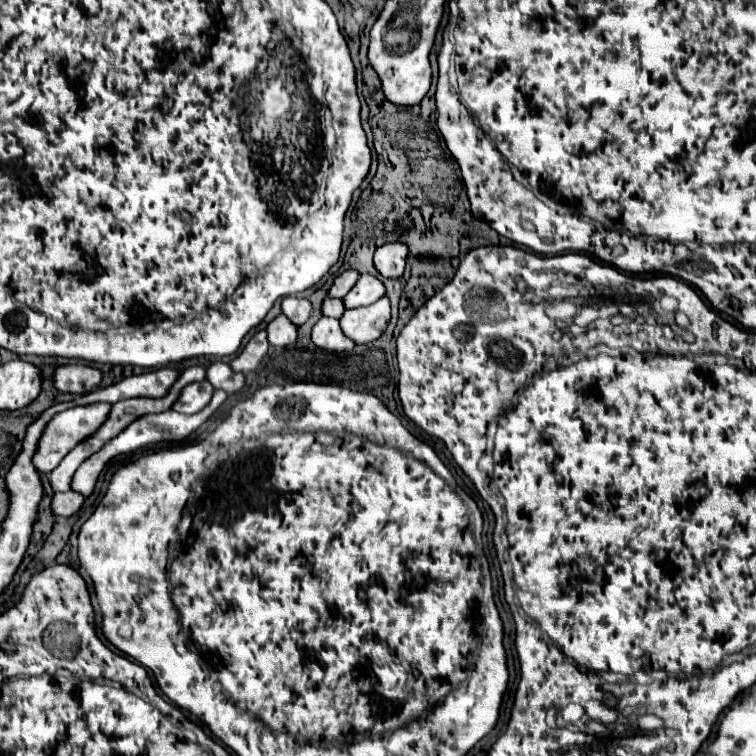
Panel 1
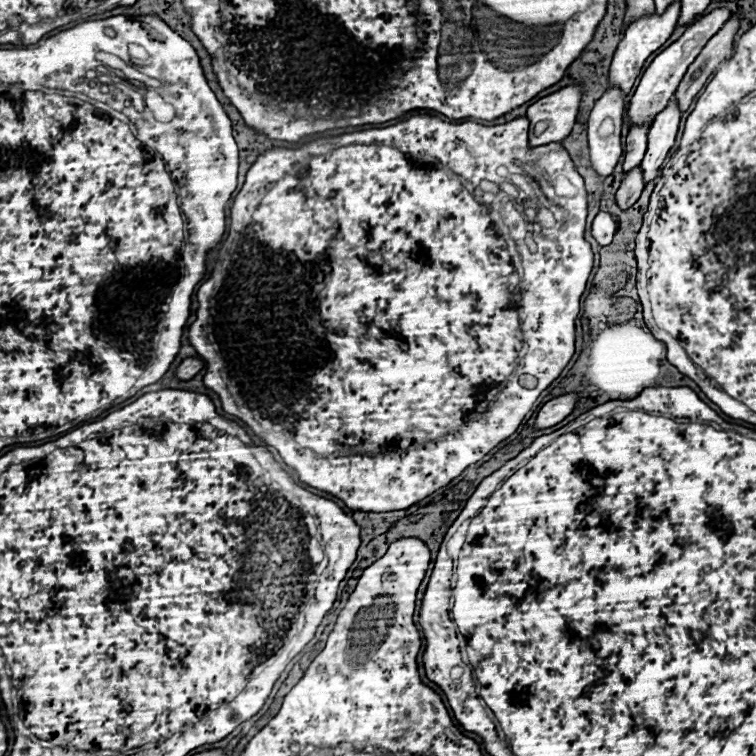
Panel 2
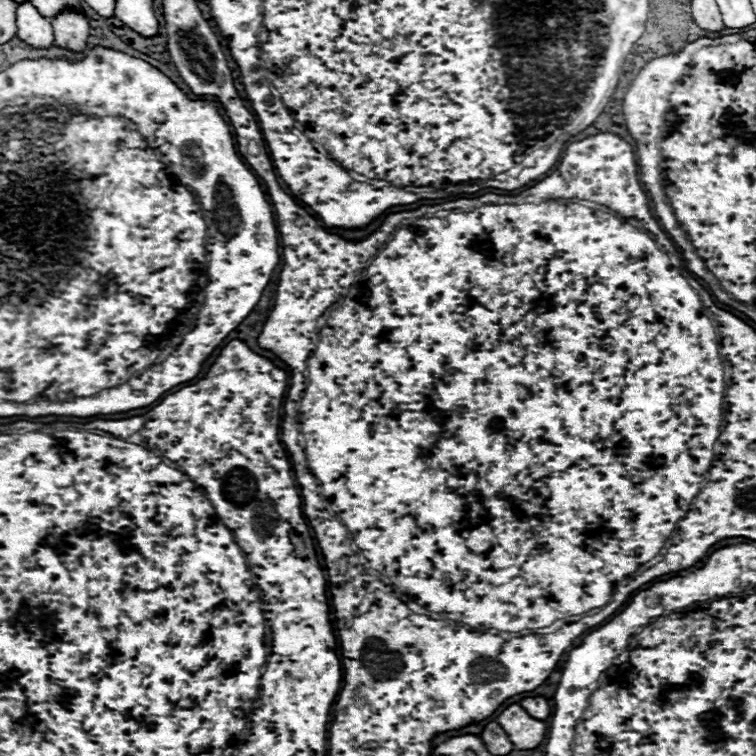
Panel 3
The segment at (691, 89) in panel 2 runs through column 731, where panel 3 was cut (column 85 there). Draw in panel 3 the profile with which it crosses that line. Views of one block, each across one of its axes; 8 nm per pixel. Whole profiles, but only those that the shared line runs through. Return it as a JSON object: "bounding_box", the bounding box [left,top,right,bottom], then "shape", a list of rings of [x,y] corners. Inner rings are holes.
{"bounding_box":[52,10,90,54],"shape":[[[66,10],[60,16],[52,18],[52,26],[54,26],[54,38],[56,38],[58,48],[66,48],[74,54],[88,52],[90,24],[86,16]]]}

